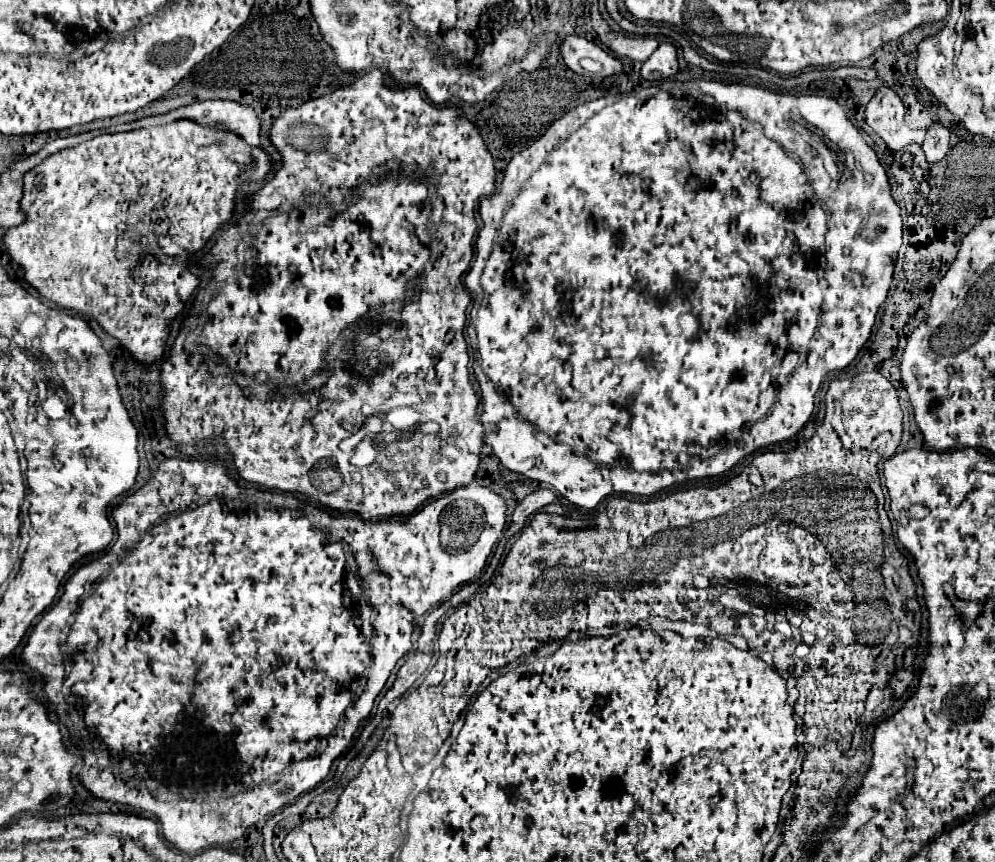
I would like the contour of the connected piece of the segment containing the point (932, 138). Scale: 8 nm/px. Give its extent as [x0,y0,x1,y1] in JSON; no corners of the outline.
[923,123,949,163]

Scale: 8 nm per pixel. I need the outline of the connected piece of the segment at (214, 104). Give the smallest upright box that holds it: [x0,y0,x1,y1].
[107,99,261,145]

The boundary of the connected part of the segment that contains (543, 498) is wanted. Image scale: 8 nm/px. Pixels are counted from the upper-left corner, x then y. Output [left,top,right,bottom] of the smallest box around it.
[505,489,557,539]

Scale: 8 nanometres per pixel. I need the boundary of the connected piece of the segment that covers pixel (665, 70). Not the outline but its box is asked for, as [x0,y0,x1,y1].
[641,41,679,81]

